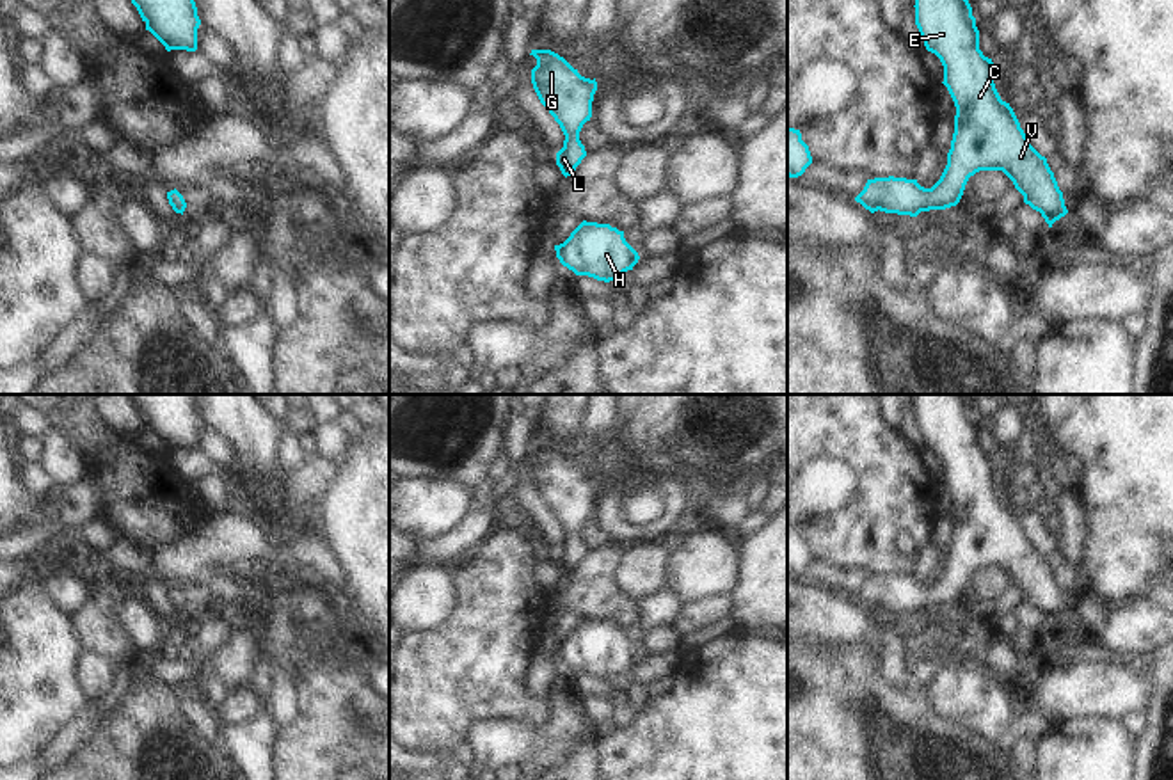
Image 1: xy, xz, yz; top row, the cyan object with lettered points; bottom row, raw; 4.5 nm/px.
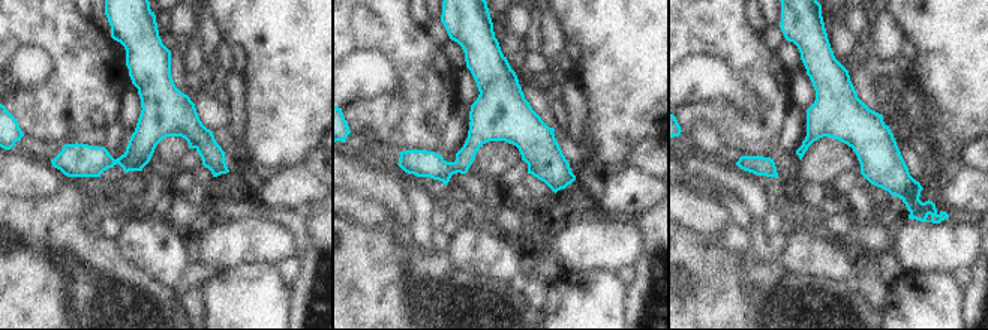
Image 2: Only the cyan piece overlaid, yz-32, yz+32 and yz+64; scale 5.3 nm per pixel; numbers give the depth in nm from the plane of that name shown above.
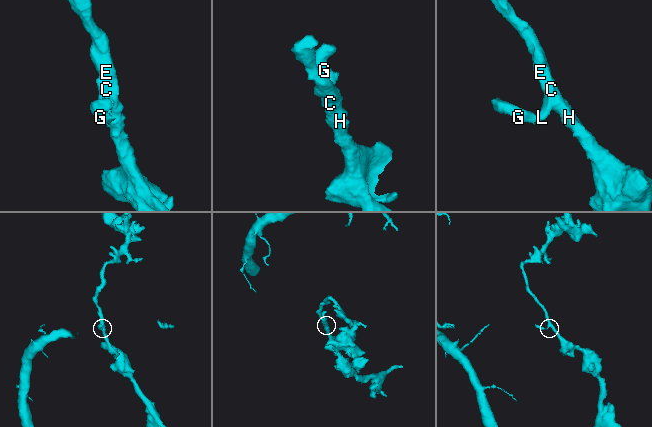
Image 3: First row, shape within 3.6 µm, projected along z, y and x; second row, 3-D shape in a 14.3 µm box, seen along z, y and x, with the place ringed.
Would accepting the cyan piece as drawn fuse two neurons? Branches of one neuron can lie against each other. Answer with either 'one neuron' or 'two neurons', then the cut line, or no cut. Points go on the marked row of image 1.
one neuron; no cut

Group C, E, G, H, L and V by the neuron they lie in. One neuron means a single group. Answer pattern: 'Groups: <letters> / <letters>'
Groups: C E G H L V.

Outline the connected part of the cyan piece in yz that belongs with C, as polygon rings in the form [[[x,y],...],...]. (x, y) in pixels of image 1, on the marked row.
[[[915,0],[915,25],[928,52],[944,66],[944,85],[954,107],[954,133],[940,179],[924,188],[917,179],[874,178],[855,197],[871,213],[917,217],[956,206],[970,176],[1002,171],[1040,211],[1049,227],[1068,213],[1047,158],[1027,140],[993,84],[993,62],[979,50],[979,30],[969,0]]]

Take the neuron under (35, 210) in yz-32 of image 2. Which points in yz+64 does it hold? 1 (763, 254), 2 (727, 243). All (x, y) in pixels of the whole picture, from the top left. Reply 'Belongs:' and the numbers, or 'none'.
Belongs: none

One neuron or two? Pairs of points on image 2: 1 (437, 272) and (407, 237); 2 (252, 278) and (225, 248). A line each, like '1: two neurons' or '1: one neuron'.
1: two neurons
2: two neurons

